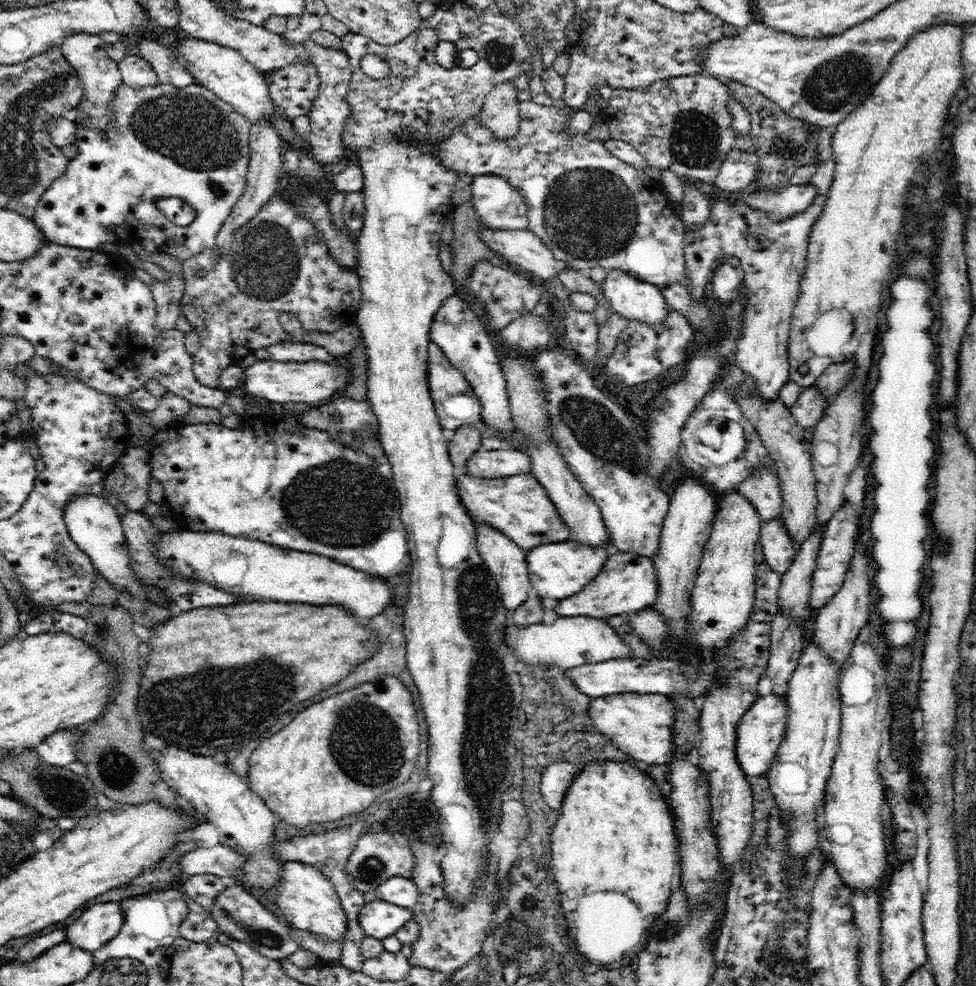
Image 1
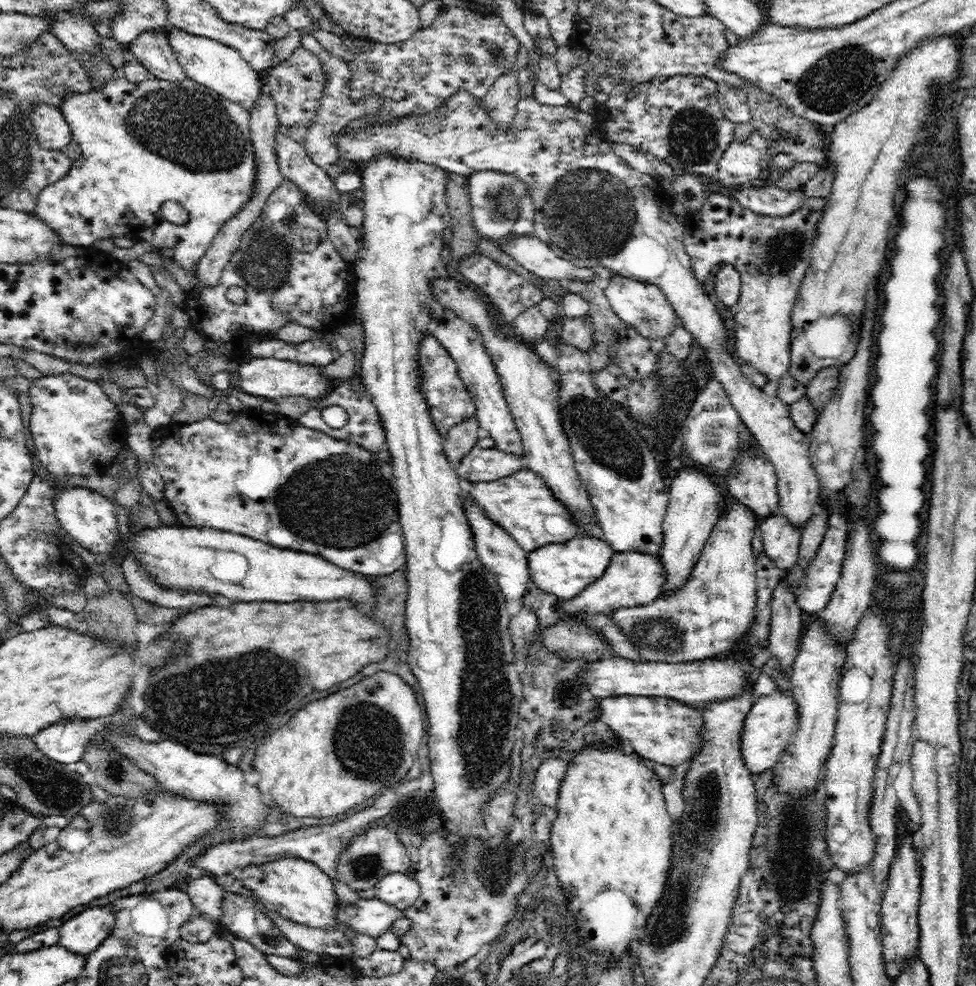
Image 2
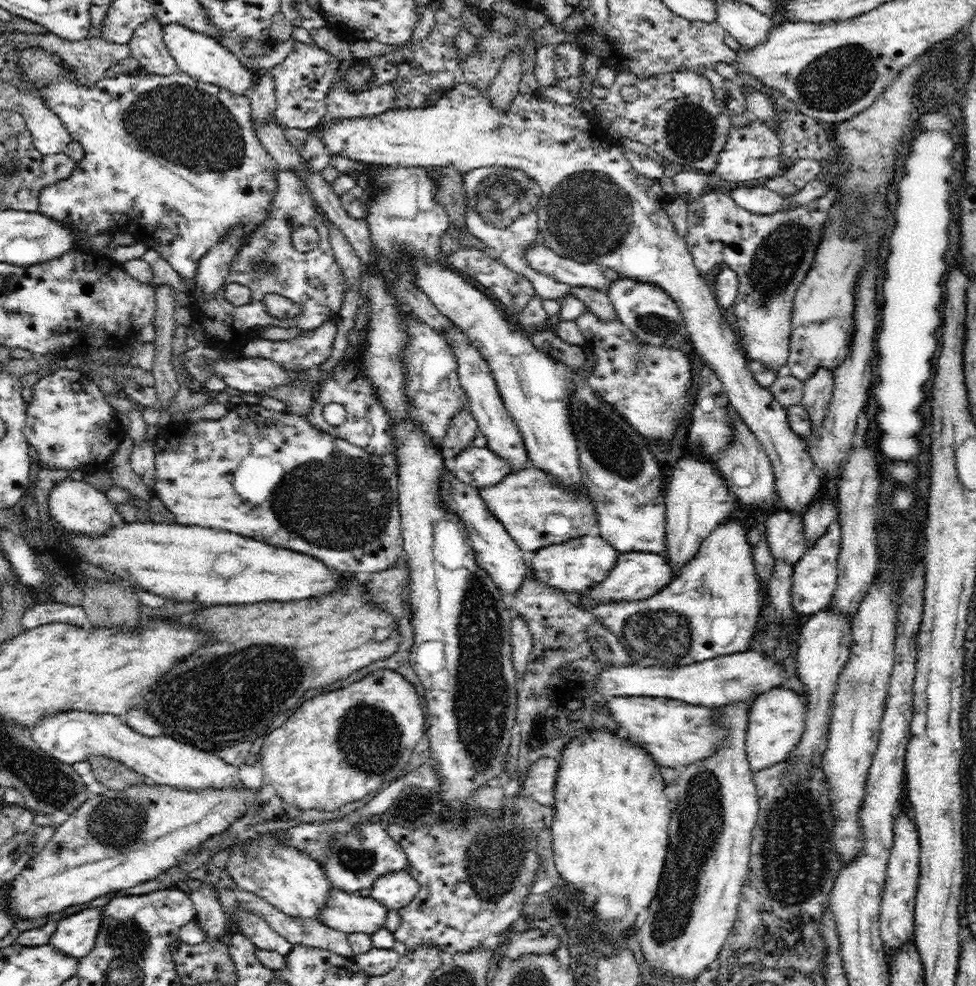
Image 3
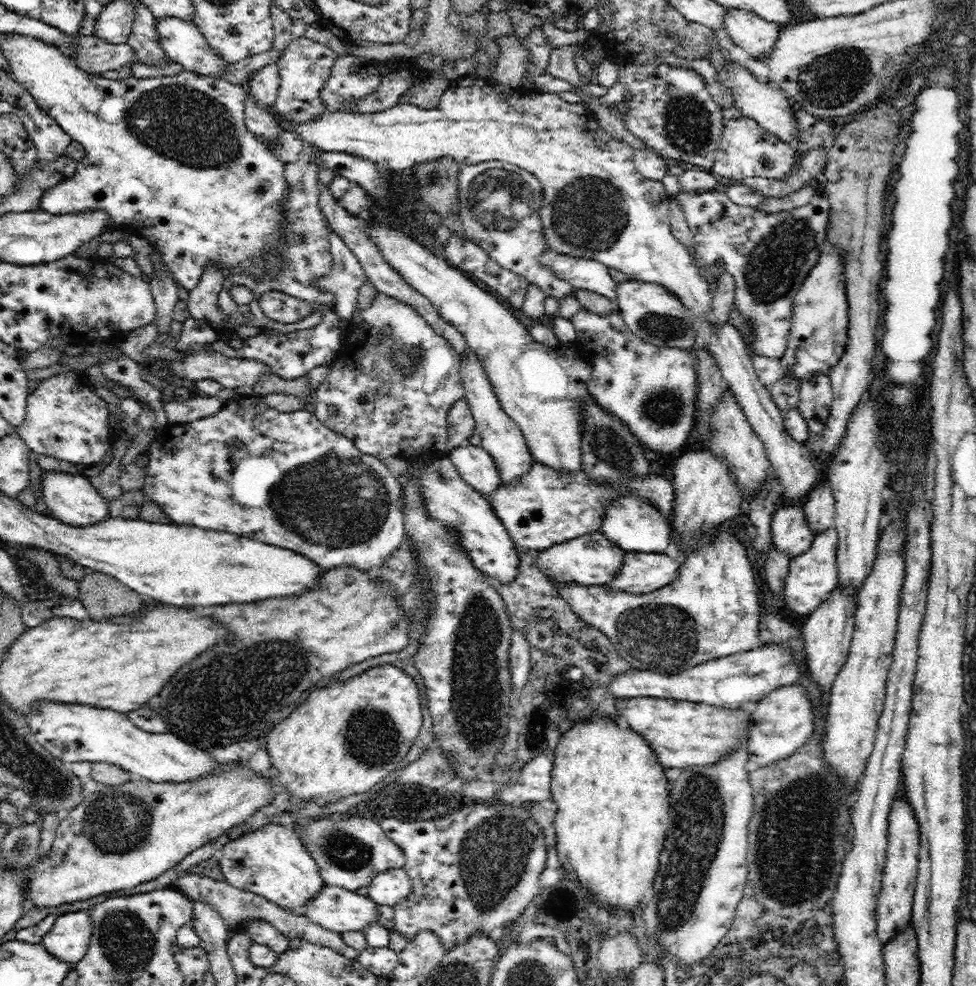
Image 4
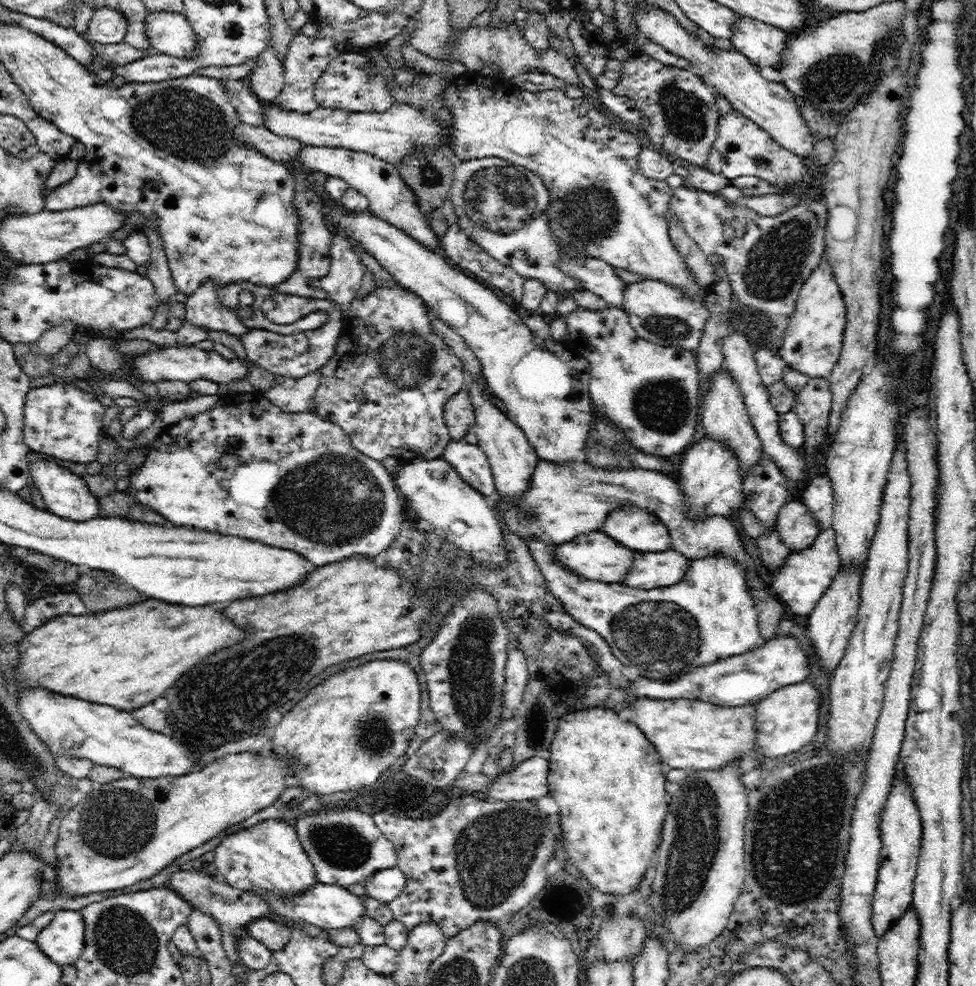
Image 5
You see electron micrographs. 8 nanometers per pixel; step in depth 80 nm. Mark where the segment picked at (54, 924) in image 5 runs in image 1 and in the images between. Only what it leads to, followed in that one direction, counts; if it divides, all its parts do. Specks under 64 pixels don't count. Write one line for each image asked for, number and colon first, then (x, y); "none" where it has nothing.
1: (99, 923)
2: (83, 933)
3: (75, 935)
4: (68, 940)

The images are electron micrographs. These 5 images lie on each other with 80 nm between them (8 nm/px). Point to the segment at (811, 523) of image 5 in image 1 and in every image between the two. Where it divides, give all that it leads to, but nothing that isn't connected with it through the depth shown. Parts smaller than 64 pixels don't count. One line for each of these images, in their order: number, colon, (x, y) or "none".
1: (779, 552)
2: (781, 538)
3: (784, 530)
4: (791, 533)

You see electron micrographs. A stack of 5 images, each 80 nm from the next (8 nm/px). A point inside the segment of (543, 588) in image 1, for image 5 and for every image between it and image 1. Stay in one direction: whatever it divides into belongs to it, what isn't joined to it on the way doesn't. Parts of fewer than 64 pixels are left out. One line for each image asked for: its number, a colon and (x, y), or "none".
2: (565, 569)
3: (574, 567)
4: (590, 559)
5: (594, 555)

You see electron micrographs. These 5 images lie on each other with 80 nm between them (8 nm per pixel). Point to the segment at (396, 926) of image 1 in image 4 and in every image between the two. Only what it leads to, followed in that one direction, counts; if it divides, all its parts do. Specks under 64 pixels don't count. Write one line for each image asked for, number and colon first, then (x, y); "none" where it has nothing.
2: (373, 917)
3: (347, 912)
4: (337, 909)

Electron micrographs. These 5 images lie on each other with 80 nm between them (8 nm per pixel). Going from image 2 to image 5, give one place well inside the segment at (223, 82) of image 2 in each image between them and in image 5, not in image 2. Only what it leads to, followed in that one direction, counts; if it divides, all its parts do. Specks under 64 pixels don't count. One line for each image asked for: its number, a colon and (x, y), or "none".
3: (202, 57)
4: (182, 41)
5: (169, 33)

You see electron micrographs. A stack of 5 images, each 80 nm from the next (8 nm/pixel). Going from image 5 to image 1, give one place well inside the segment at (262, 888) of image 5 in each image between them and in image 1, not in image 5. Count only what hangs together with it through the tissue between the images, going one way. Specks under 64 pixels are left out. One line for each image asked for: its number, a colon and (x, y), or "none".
1: (305, 898)
2: (296, 888)
3: (288, 879)
4: (272, 862)

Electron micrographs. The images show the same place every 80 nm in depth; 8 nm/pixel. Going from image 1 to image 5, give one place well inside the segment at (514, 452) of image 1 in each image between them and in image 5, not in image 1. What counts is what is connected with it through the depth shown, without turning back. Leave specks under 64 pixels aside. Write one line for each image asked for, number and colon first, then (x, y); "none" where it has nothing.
2: (490, 464)
3: (480, 467)
4: (475, 465)
5: (470, 462)

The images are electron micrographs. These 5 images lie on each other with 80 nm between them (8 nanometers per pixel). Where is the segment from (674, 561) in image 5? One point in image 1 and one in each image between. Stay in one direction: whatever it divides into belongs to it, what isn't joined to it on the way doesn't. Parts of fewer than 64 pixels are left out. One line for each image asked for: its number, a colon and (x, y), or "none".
1: (628, 582)
2: (632, 579)
3: (636, 575)
4: (640, 573)

